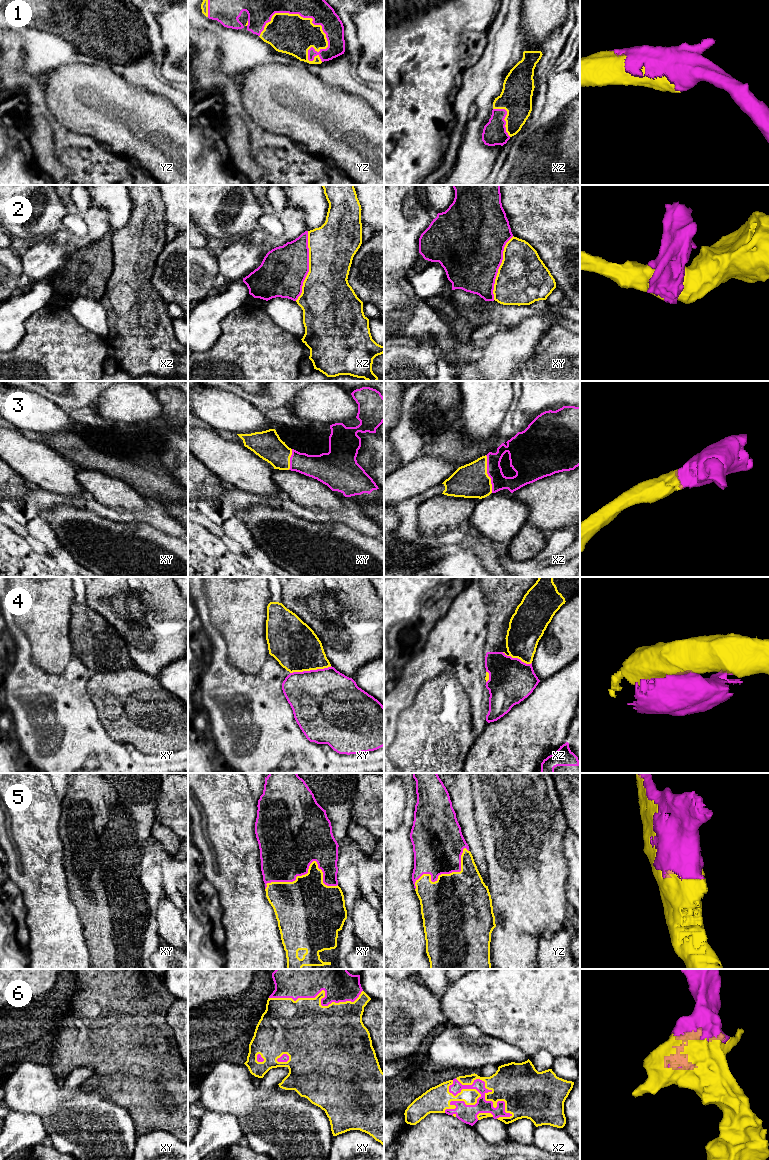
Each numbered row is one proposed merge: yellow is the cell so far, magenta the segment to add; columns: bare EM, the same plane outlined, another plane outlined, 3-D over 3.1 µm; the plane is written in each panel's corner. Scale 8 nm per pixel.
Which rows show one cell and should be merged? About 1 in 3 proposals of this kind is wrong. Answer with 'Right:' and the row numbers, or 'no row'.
Right: 1, 3, 5, 6

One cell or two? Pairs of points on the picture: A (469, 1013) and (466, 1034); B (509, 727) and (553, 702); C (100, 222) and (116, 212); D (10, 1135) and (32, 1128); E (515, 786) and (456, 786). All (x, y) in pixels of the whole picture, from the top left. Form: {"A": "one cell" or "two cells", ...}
{"A": "two cells", "B": "one cell", "C": "two cells", "D": "one cell", "E": "two cells"}

